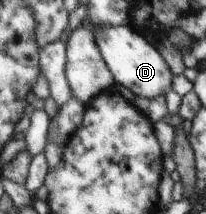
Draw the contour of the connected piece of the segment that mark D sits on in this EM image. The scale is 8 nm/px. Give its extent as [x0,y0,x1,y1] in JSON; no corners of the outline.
[96,26,173,98]

